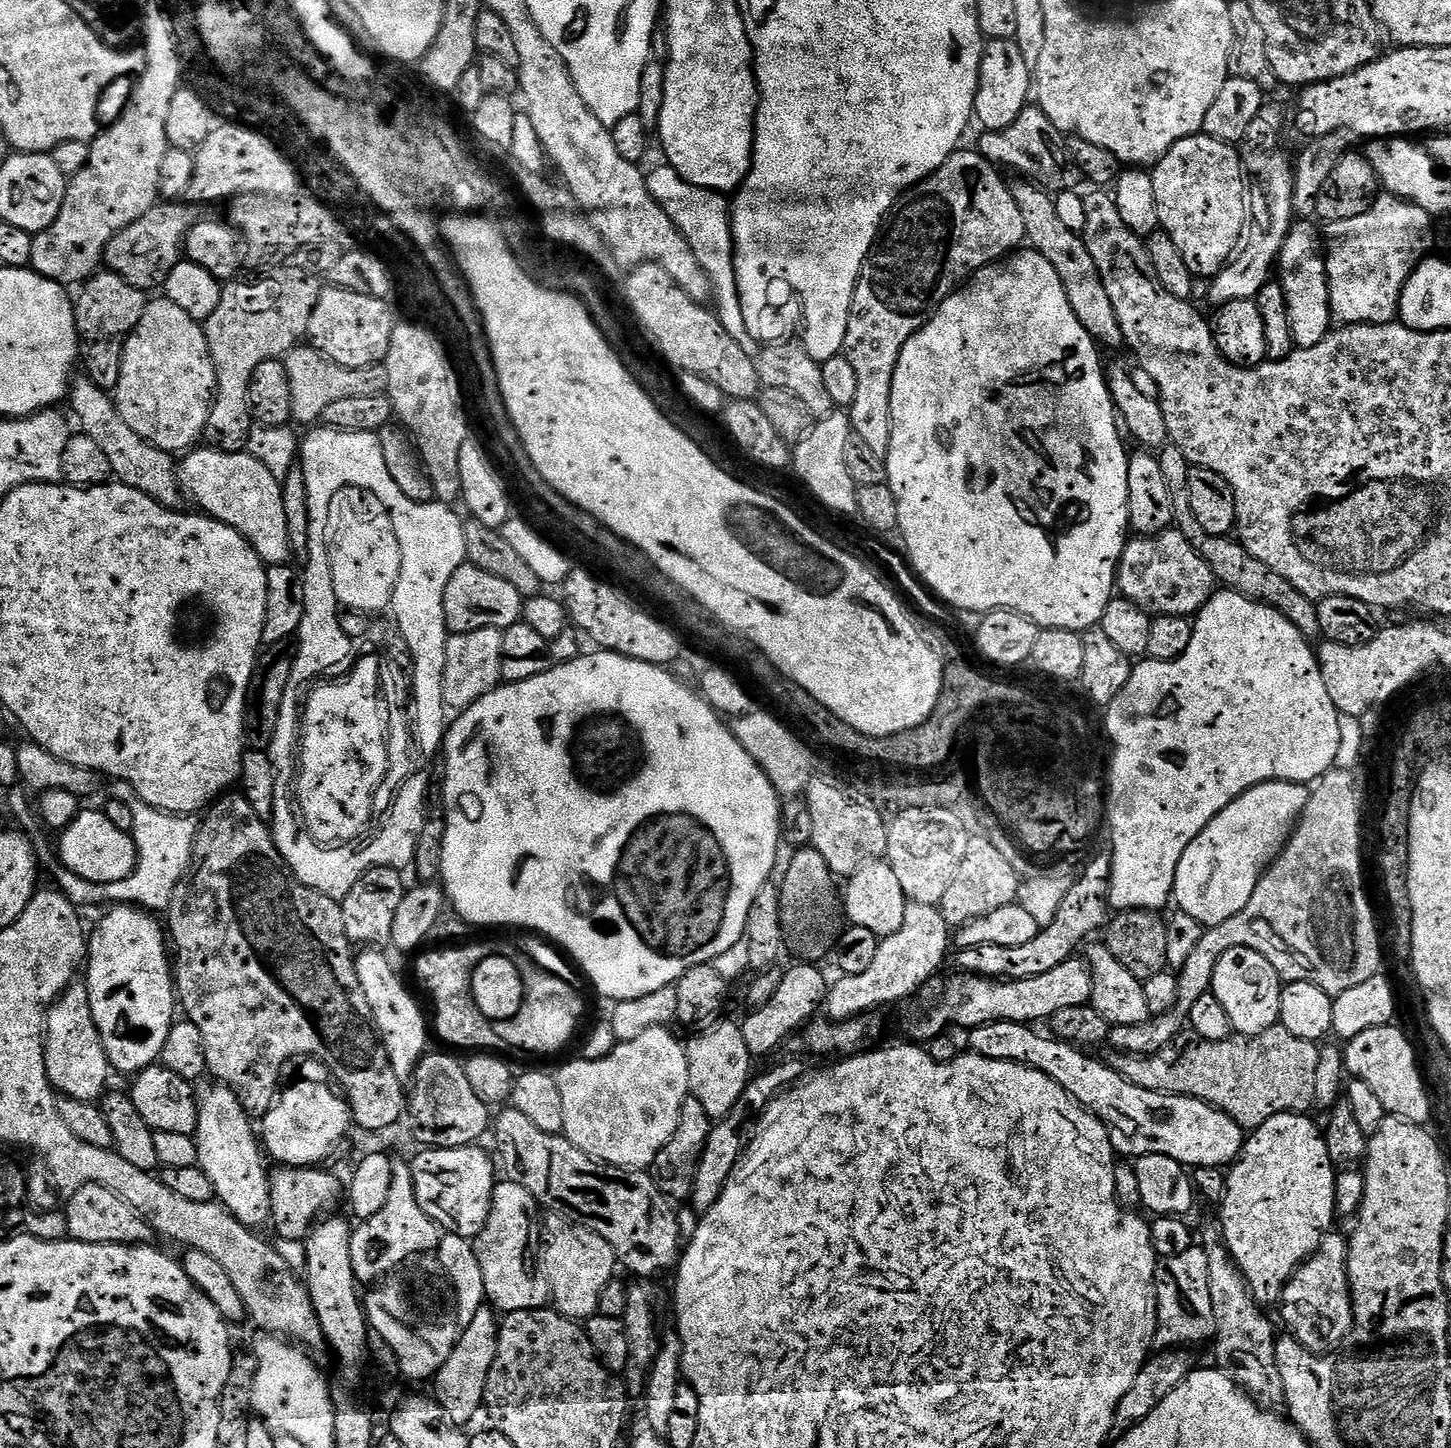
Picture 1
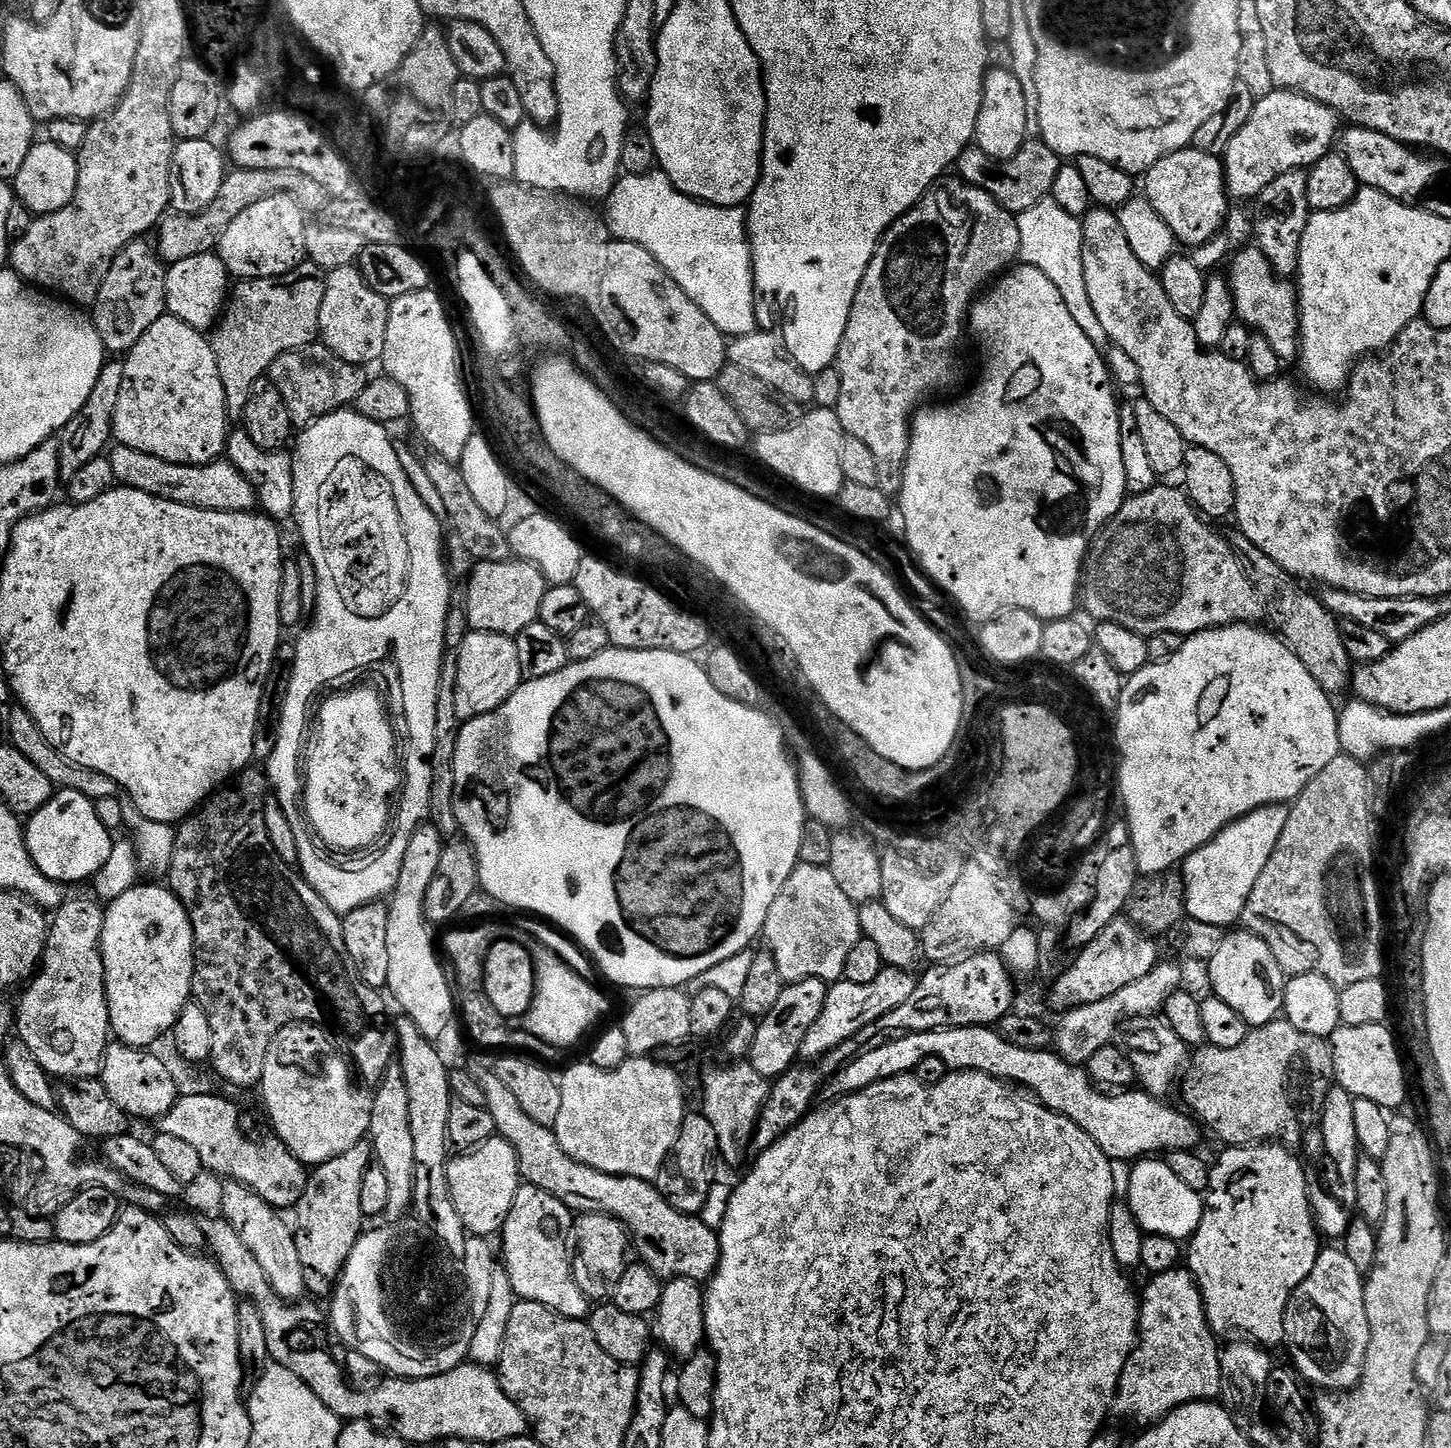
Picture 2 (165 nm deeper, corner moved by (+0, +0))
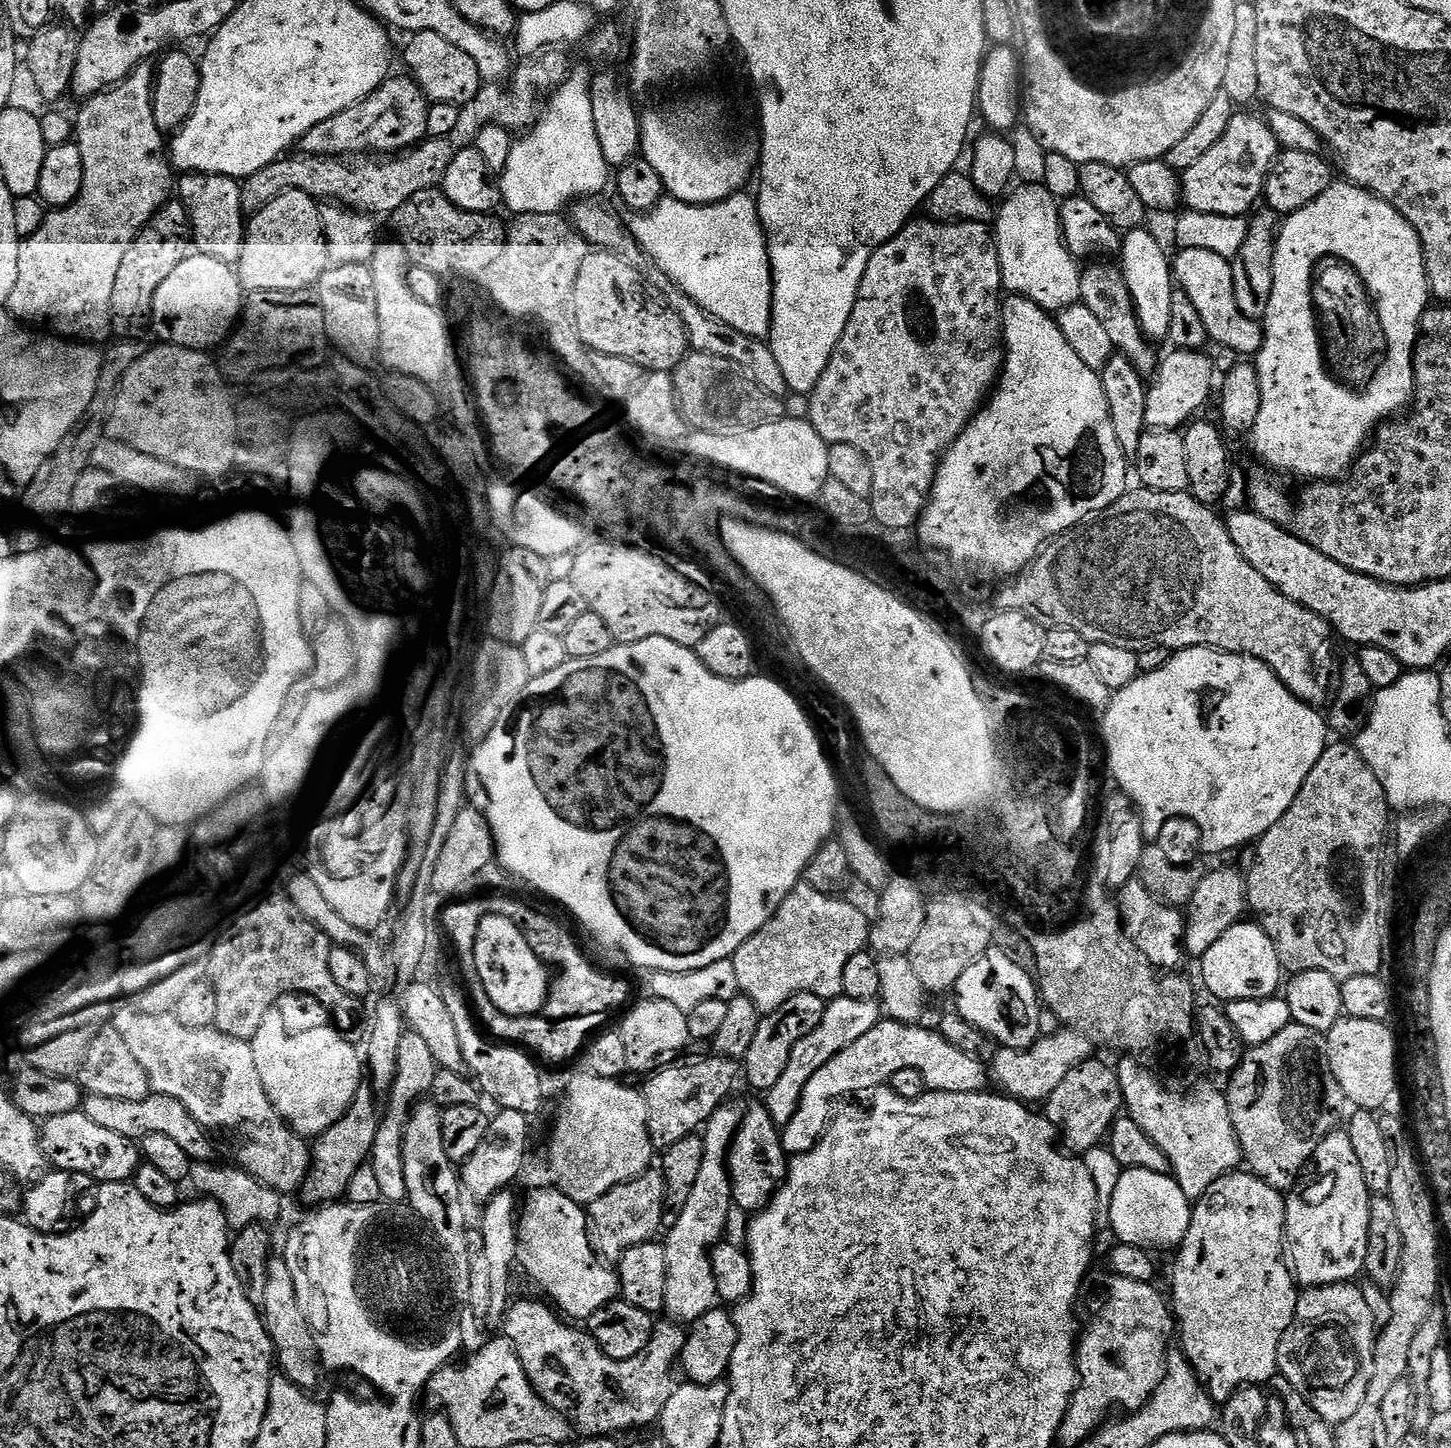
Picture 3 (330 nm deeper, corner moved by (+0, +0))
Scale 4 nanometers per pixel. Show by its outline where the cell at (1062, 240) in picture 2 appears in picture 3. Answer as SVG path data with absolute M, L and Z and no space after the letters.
M1023 183L1022 185L1019 185L1002 203L1004 204L1001 210L999 208L995 217L995 220L997 220L996 224L994 223L994 235L996 237L996 244L999 246L999 262L1003 270L1003 284L1005 291L1015 295L1024 295L1035 301L1035 303L1040 305L1040 307L1044 307L1051 312L1062 308L1068 308L1070 305L1079 303L1081 301L1082 268L1081 265L1078 266L1079 261L1077 260L1077 257L1071 253L1064 239L1064 232L1062 231L1062 220L1060 218L1061 205L1059 200L1056 199L1056 196L1050 194L1050 190L1045 187L1043 183Z

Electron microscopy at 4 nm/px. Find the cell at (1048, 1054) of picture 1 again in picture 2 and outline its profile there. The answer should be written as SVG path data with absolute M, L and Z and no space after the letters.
M992 1026L910 1032L885 1039L861 1052L831 1077L827 1081L826 1092L832 1098L849 1096L883 1080L915 1073L922 1058L942 1058L942 1062L946 1062L953 1072L990 1074L1027 1090L1052 1112L1070 1118L1070 1122L1086 1130L1109 1160L1135 1162L1149 1154L1190 1152L1197 1147L1202 1133L1201 1125L1187 1111L1179 1112L1164 1104L1168 1102L1143 1090L1120 1090L1109 1094L1089 1080L1087 1071L1081 1065L1062 1059L1052 1050L1022 1050L1022 1046L1006 1042L1006 1038L1002 1038L999 1030Z

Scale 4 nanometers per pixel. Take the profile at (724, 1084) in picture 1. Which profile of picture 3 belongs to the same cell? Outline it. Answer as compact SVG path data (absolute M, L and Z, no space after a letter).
M767 1107L748 1108L730 1146L729 1175L732 1177L732 1201L747 1214L763 1212L788 1179L790 1154L784 1148L781 1129Z

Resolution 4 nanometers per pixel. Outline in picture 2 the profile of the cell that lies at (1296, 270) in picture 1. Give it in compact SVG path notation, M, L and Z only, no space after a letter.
M1249 246L1234 256L1231 257L1232 265L1226 271L1226 279L1239 323L1252 329L1255 335L1266 338L1281 362L1295 361L1300 355L1300 302L1295 283L1279 276L1258 247Z

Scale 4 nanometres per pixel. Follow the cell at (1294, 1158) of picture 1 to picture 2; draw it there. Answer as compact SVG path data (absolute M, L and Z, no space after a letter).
M1261 1142L1259 1144L1241 1144L1239 1146L1228 1146L1223 1149L1224 1153L1217 1158L1216 1164L1211 1165L1210 1186L1207 1192L1203 1193L1204 1213L1198 1230L1192 1236L1190 1247L1186 1252L1186 1267L1200 1287L1200 1293L1204 1299L1204 1309L1208 1315L1208 1324L1213 1332L1240 1332L1241 1337L1255 1342L1265 1349L1272 1350L1275 1344L1284 1344L1284 1311L1298 1286L1306 1282L1310 1270L1314 1270L1314 1262L1318 1262L1318 1254L1322 1247L1322 1233L1316 1223L1312 1200L1308 1197L1308 1176L1300 1165L1301 1157L1297 1153L1287 1149L1279 1142Z

